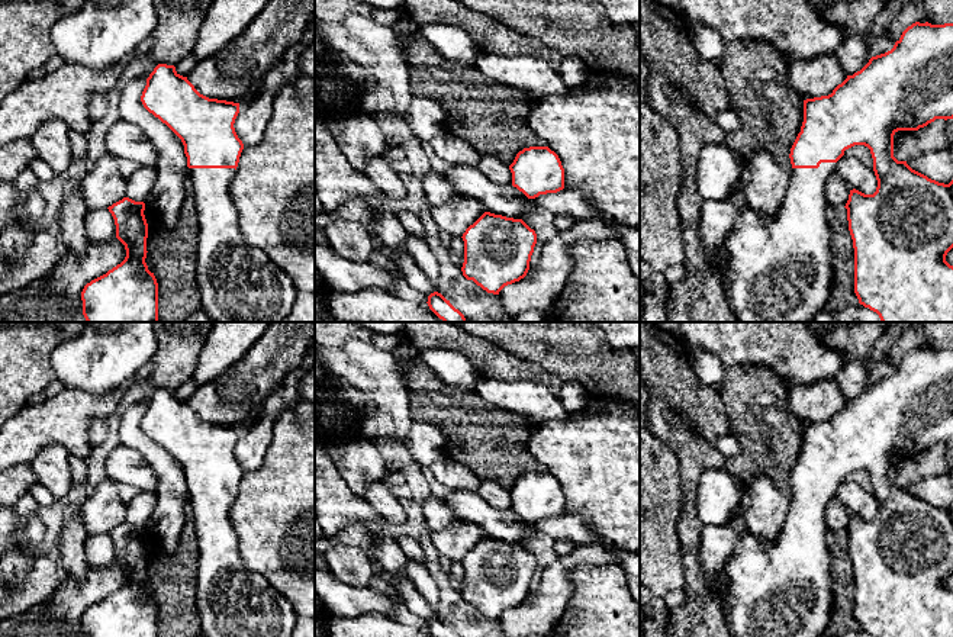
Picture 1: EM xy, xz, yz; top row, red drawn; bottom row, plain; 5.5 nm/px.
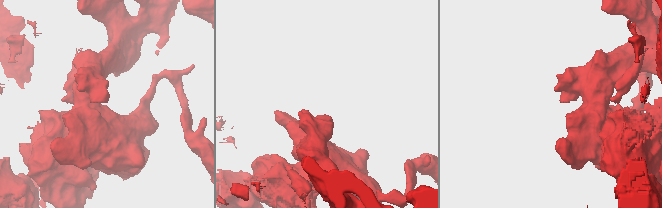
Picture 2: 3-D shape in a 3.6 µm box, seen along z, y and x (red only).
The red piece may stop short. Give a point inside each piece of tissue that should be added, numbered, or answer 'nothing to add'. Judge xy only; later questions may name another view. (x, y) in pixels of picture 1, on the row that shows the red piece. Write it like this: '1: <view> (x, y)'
1: xy (238, 283)

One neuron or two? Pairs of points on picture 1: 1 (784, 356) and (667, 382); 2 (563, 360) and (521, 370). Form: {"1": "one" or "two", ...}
{"1": "two", "2": "two"}

